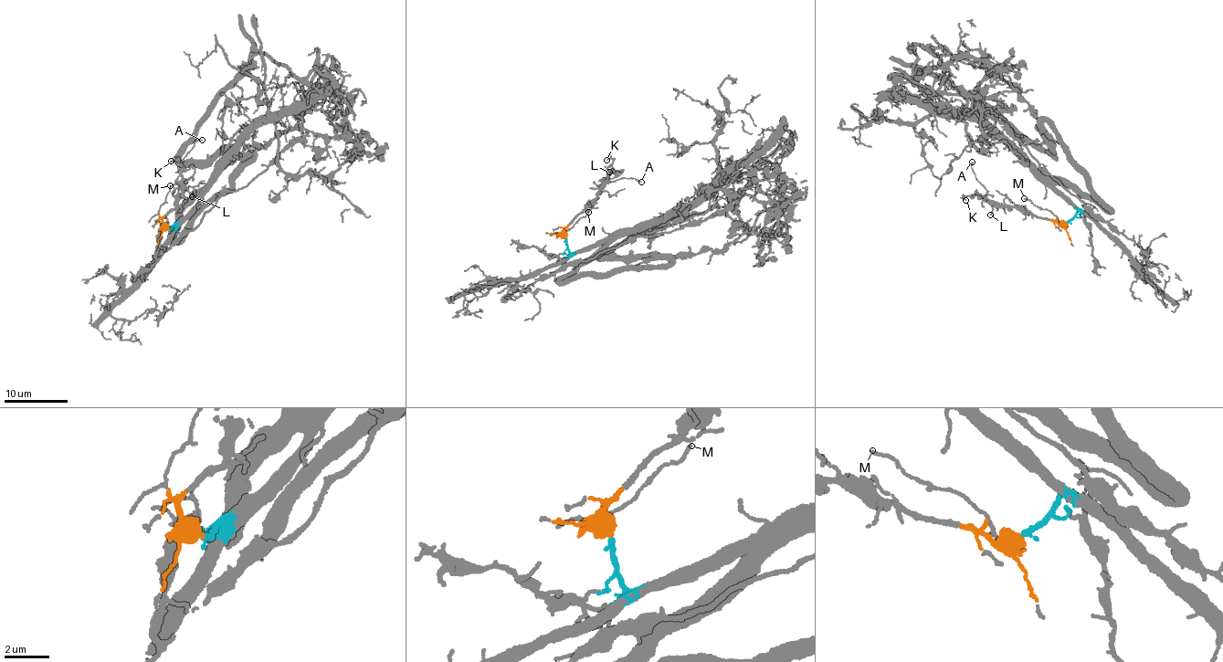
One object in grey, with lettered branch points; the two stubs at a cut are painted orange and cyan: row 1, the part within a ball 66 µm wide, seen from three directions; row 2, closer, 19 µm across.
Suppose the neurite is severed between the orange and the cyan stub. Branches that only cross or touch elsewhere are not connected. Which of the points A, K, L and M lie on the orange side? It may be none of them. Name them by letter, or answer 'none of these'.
A, K, L, M

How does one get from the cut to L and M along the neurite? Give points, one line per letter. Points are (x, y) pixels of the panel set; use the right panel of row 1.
L: (1067, 223), (1059, 224), (1024, 215), (1014, 208), (993, 208), (989, 215)
M: (1067, 223), (1059, 223), (1053, 215), (1024, 197)

